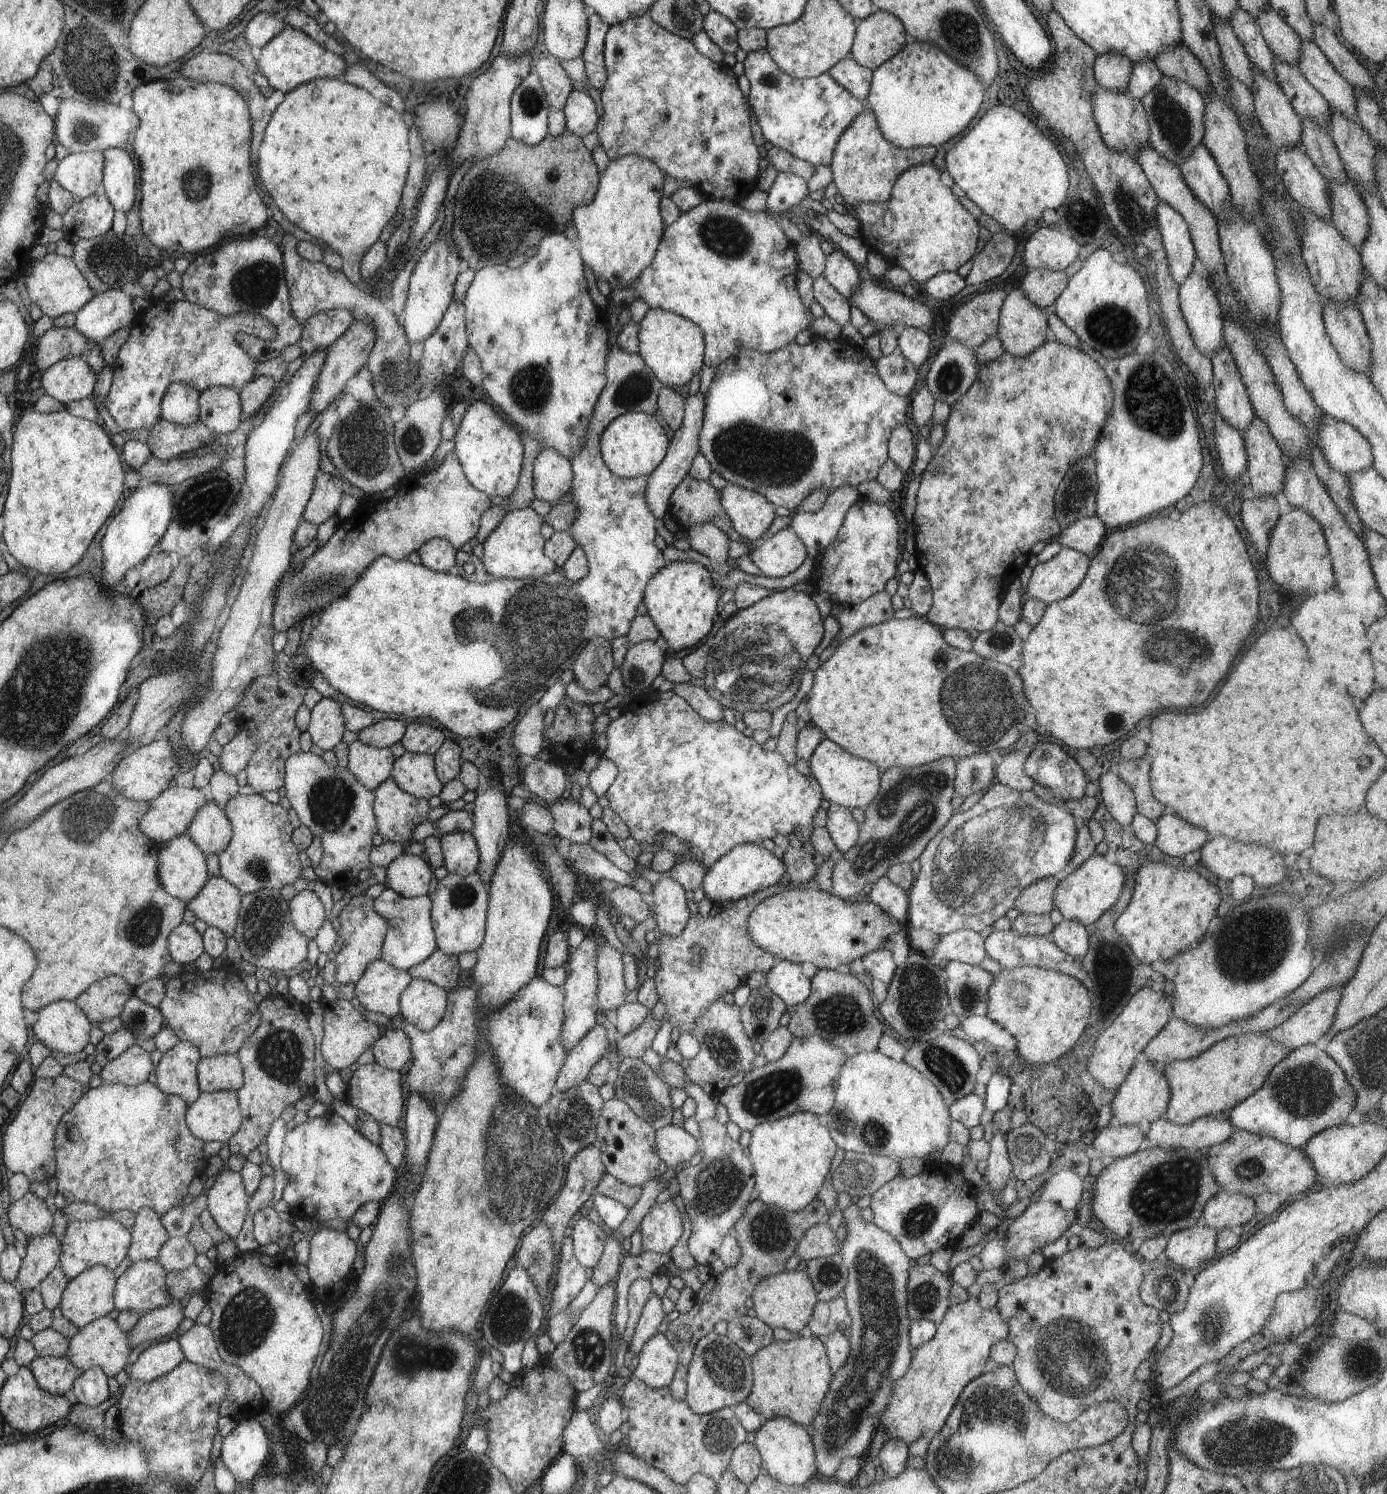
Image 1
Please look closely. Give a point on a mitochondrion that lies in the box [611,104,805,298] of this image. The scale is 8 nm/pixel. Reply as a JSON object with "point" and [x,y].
{"point":[730,240]}

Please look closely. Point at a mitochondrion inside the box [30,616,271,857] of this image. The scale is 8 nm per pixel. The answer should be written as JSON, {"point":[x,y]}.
{"point":[90,815]}

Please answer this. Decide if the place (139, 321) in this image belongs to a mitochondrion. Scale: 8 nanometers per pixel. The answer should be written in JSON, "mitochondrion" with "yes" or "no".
{"mitochondrion":"no"}

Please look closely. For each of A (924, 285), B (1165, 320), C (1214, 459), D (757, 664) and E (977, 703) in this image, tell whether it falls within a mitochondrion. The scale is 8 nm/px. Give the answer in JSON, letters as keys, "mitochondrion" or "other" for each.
{"A":"other","B":"other","C":"other","D":"mitochondrion","E":"mitochondrion"}

